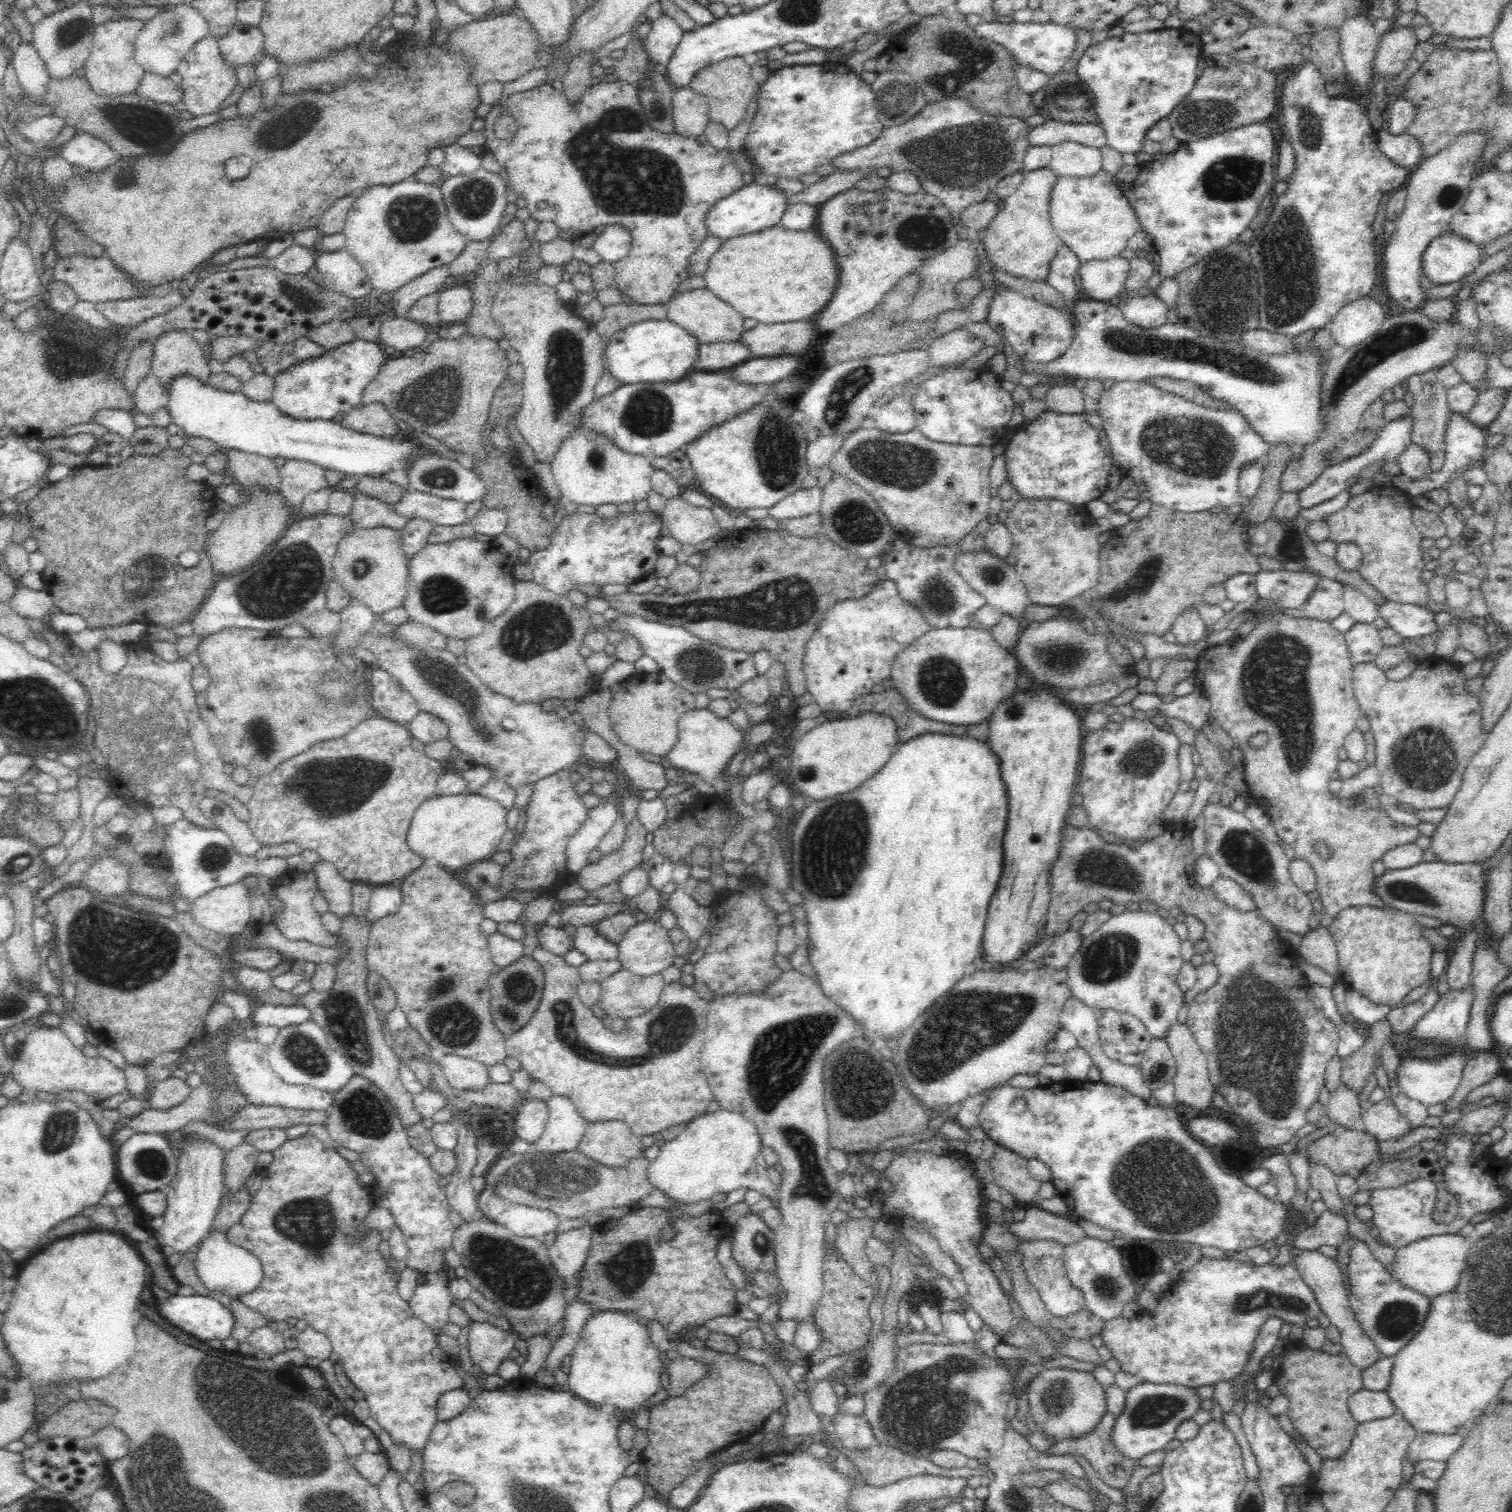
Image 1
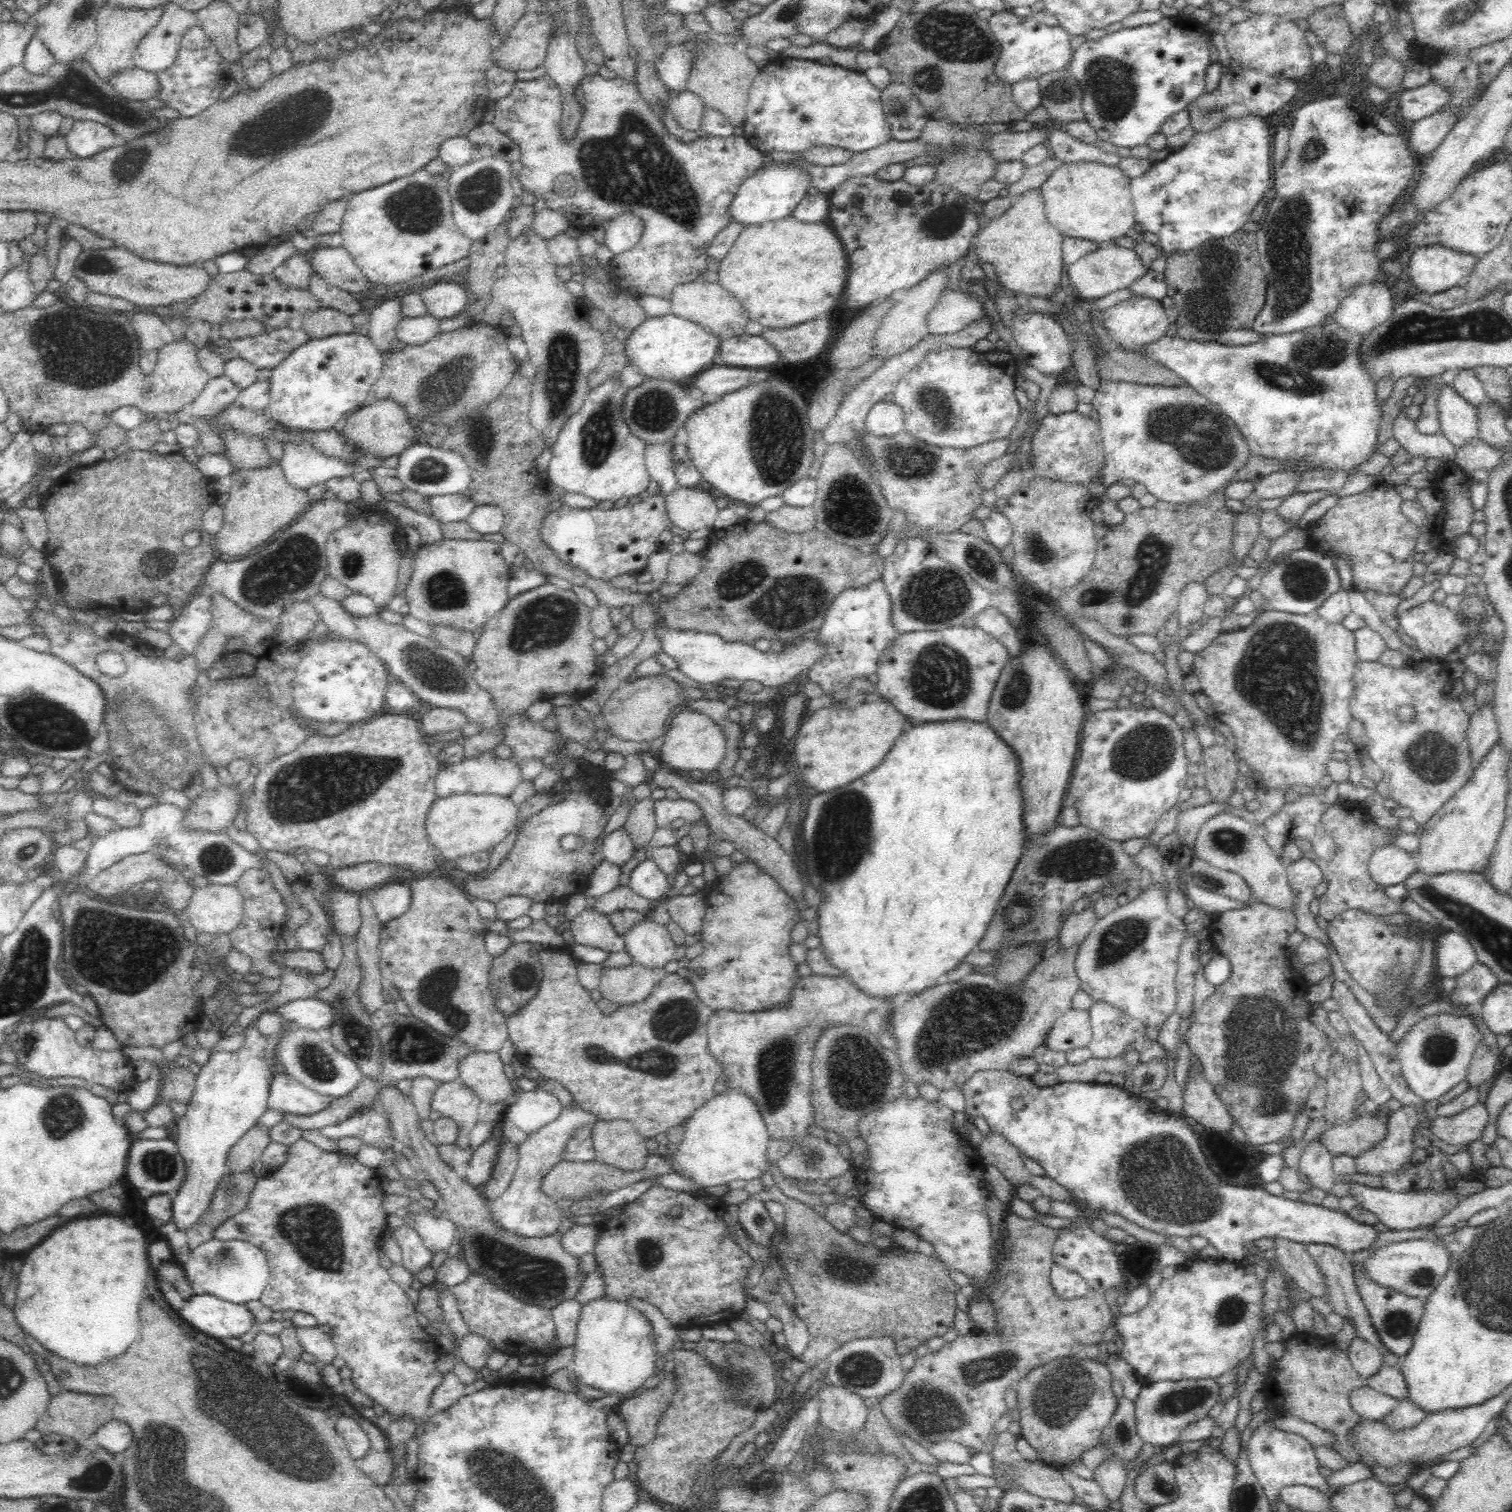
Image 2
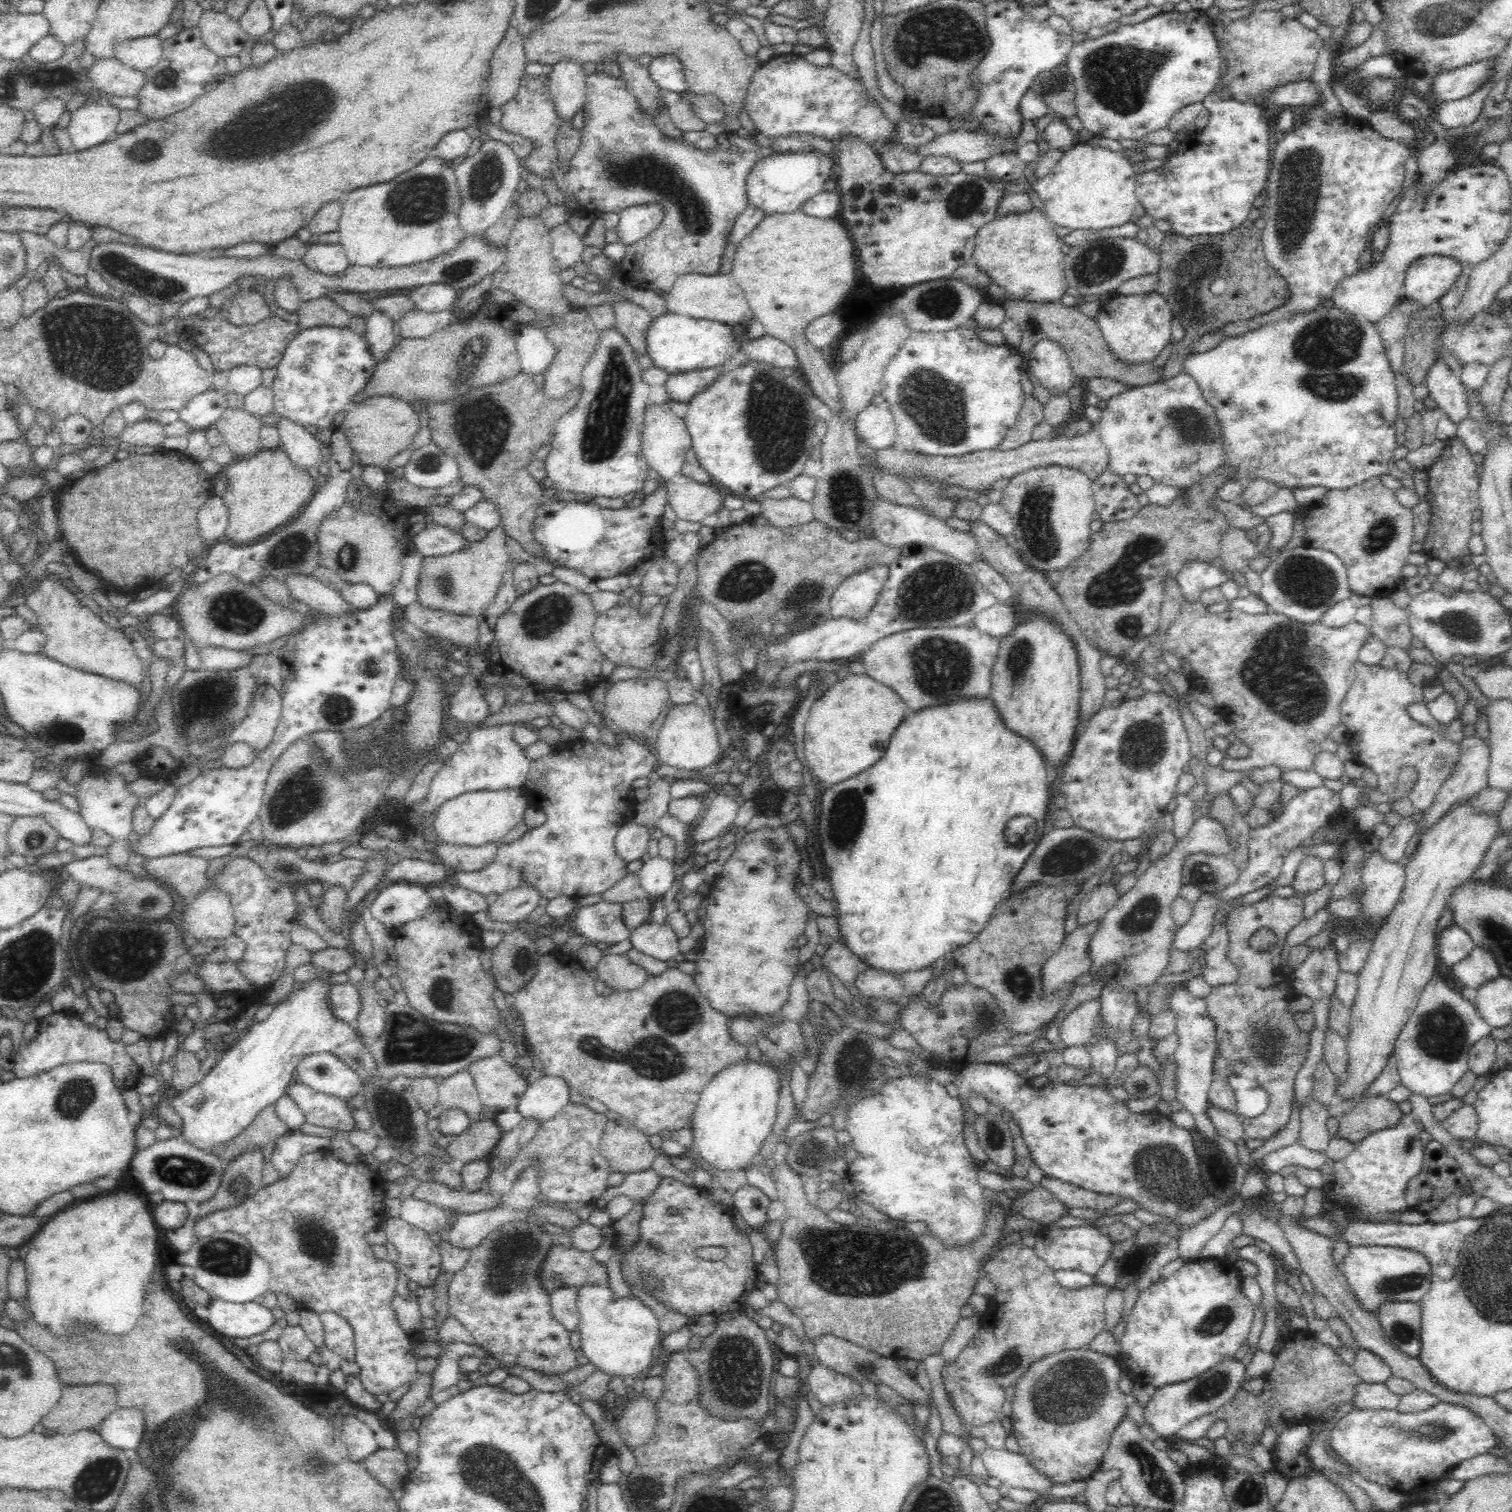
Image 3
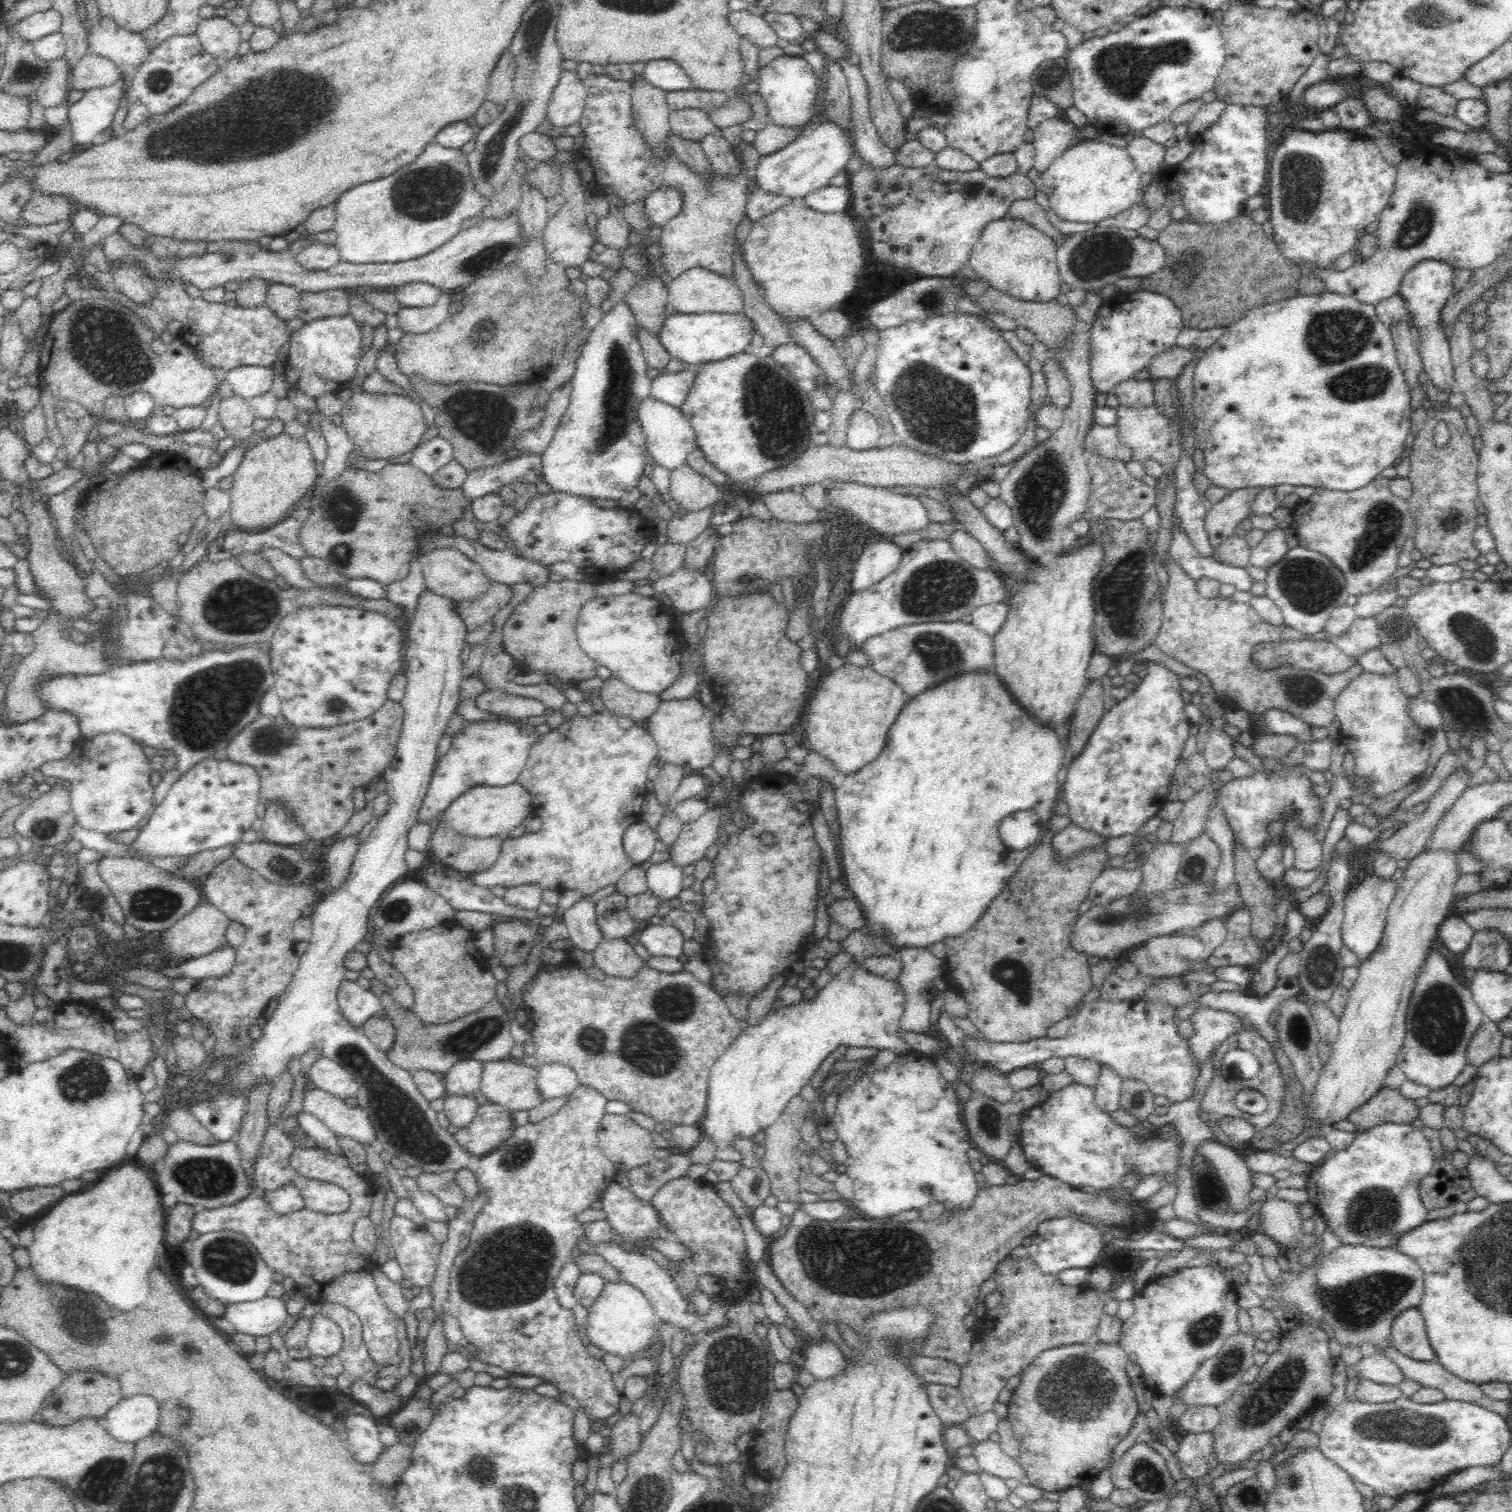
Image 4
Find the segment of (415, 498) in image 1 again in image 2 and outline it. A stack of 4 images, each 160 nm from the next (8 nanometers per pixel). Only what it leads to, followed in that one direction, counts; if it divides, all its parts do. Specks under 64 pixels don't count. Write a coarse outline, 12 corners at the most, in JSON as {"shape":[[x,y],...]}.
{"shape":[[459,494],[429,496],[430,517],[466,521],[476,505]]}

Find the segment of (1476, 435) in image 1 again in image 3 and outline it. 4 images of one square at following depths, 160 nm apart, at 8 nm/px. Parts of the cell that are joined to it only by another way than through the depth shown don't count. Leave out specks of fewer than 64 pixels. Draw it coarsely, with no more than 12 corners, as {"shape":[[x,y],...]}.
{"shape":[[1446,361],[1425,383],[1437,410],[1454,425],[1470,417],[1467,391]]}

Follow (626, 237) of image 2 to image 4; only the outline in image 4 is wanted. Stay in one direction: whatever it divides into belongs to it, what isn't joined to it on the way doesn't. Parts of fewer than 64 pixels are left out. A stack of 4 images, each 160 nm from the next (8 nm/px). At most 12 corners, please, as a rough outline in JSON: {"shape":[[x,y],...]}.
{"shape":[[662,188],[646,196],[649,226],[660,227],[682,208],[682,191]]}

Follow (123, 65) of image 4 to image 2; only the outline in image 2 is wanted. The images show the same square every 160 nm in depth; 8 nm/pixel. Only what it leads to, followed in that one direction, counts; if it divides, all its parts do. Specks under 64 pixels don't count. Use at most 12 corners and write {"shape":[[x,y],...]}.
{"shape":[[167,2],[134,49],[135,66],[166,70],[195,12]]}

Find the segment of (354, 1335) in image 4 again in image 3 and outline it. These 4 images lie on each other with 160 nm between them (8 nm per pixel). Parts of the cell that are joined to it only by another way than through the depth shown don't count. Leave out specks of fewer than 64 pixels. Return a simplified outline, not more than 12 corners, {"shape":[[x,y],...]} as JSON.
{"shape":[[320,1315],[324,1344],[354,1361],[354,1337],[346,1319]]}

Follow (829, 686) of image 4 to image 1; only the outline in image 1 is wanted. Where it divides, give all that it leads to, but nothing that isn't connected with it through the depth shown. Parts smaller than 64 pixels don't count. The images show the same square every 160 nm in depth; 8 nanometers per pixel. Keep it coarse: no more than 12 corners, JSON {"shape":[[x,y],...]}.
{"shape":[[825,720],[793,744],[787,780],[814,801],[872,779],[896,723]]}

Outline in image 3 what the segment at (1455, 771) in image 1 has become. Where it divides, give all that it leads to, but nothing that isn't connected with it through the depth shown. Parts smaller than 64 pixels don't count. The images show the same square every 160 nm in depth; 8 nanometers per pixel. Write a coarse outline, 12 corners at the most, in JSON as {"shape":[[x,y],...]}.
{"shape":[[1358,661],[1341,705],[1354,761],[1423,817],[1460,760],[1447,726],[1408,716],[1424,686]]}

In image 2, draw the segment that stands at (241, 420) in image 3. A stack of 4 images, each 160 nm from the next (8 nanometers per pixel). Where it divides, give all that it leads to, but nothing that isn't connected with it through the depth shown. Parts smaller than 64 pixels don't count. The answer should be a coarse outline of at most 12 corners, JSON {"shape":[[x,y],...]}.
{"shape":[[232,430],[219,436],[233,470],[276,463],[258,437]]}

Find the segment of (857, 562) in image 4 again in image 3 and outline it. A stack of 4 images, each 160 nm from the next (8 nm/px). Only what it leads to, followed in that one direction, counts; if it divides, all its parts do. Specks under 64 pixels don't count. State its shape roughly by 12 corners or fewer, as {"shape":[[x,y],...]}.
{"shape":[[888,565],[850,575],[833,592],[828,616],[866,620]]}

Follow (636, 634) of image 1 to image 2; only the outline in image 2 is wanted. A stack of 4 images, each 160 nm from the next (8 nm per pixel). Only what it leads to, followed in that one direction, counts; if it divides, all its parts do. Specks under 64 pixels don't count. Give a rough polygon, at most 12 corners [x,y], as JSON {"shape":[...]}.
{"shape":[[653,630],[676,671],[782,689],[825,656],[815,634],[777,654],[706,632]]}

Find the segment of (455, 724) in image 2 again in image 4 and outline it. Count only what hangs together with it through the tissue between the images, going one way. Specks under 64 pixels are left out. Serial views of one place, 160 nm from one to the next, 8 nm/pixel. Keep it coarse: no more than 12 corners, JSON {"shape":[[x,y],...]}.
{"shape":[[483,692],[475,707],[496,716],[527,719],[548,709],[534,698]]}

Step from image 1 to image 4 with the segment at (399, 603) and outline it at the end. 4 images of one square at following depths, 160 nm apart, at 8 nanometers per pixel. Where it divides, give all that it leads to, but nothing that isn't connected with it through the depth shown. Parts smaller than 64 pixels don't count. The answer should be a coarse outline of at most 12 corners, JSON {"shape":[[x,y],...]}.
{"shape":[[410,463],[308,492],[300,542],[347,578],[408,576],[462,489]]}

